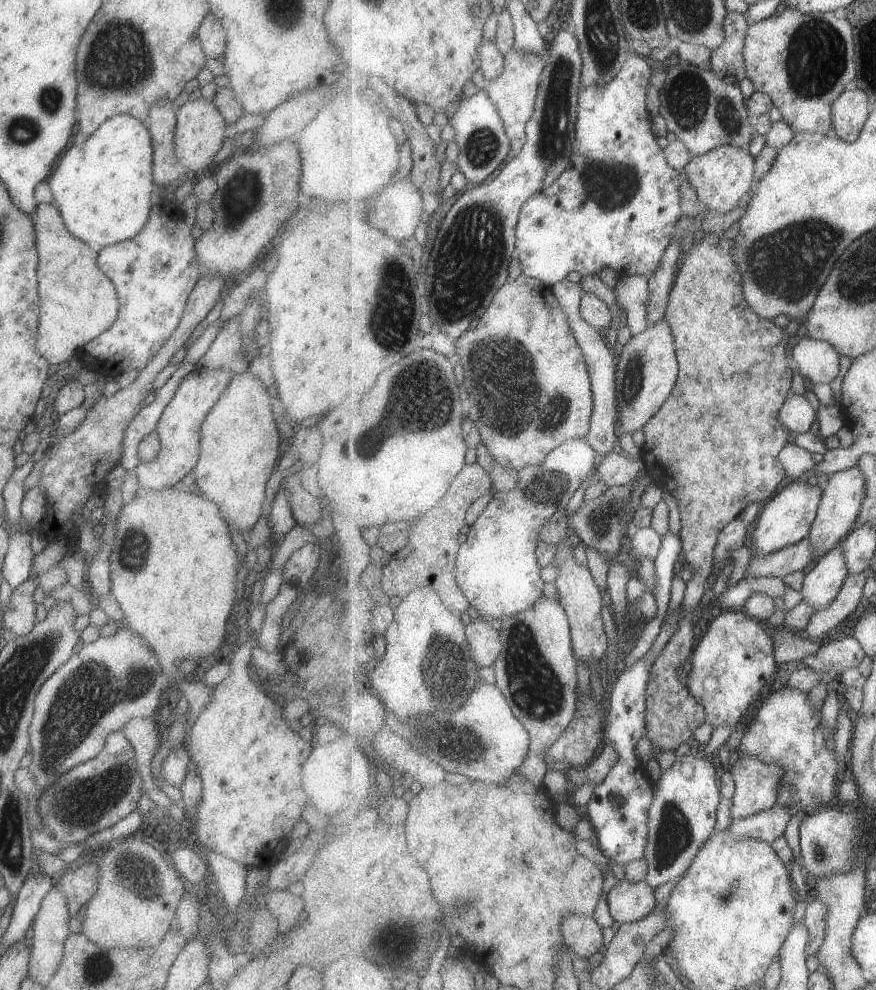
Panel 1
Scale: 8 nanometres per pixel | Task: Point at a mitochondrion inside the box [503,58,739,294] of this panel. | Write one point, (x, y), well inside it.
(612, 185)

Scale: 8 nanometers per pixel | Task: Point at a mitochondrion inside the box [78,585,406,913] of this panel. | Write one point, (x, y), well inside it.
(140, 881)

